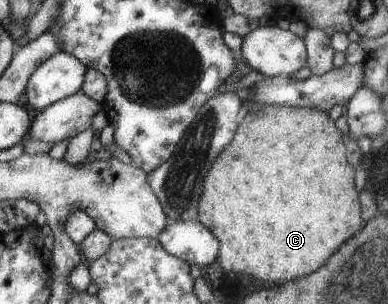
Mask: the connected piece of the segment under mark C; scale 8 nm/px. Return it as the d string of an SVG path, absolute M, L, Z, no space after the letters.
M263 106L248 112L243 118L239 118L238 127L230 138L231 141L223 147L223 151L211 163L211 167L203 179L201 195L197 202L197 220L219 241L219 251L217 251L215 260L223 270L256 278L265 286L283 284L294 278L311 274L319 267L324 266L332 258L332 255L352 238L353 233L357 234L357 231L360 231L361 219L359 219L357 191L353 189L353 169L345 161L345 149L341 143L342 133L337 131L337 127L333 123L334 121L327 117L327 113L306 106Z

